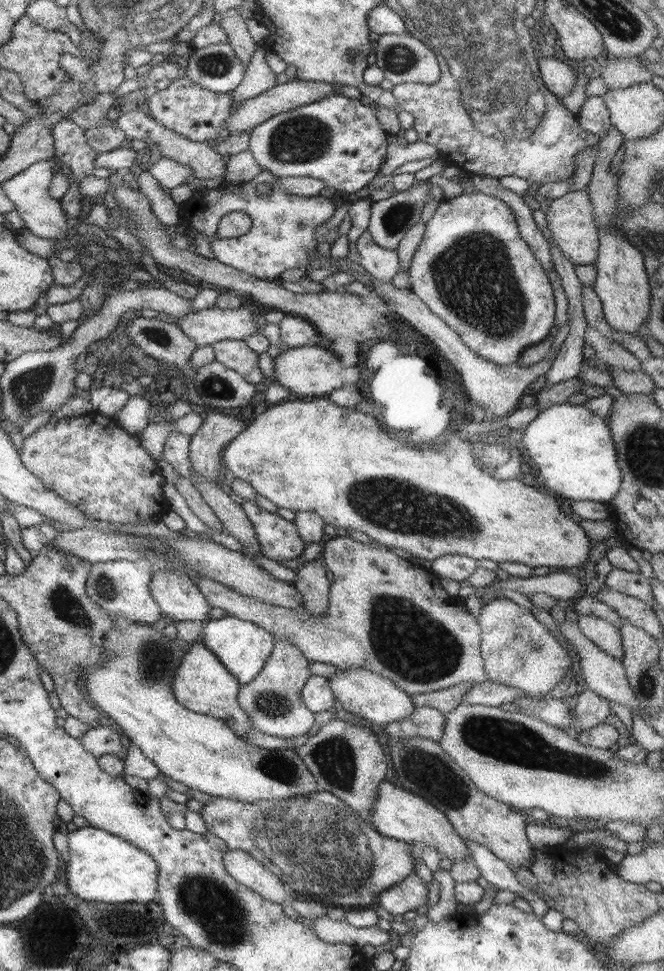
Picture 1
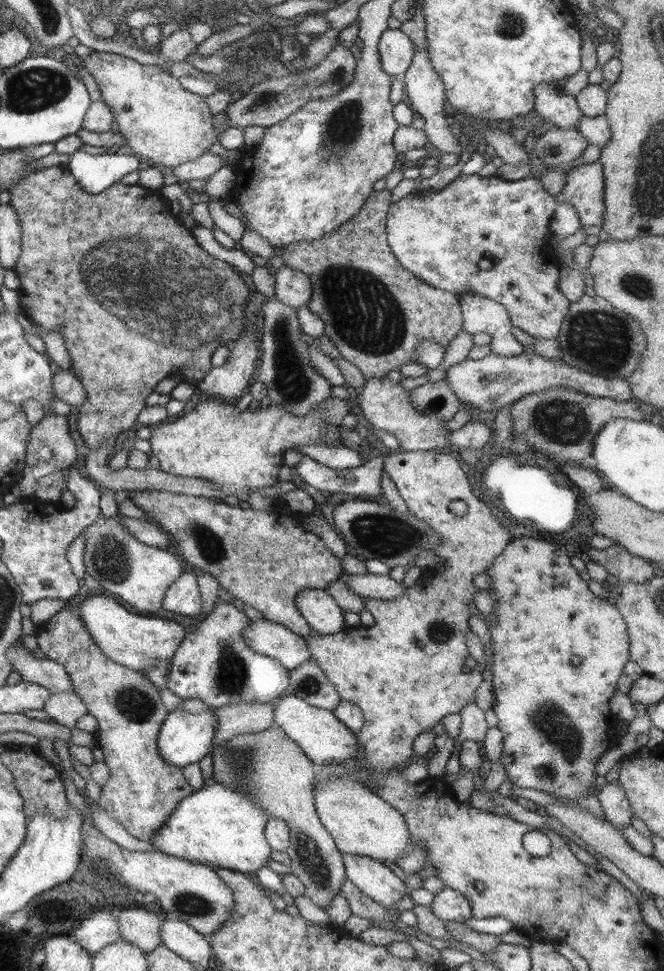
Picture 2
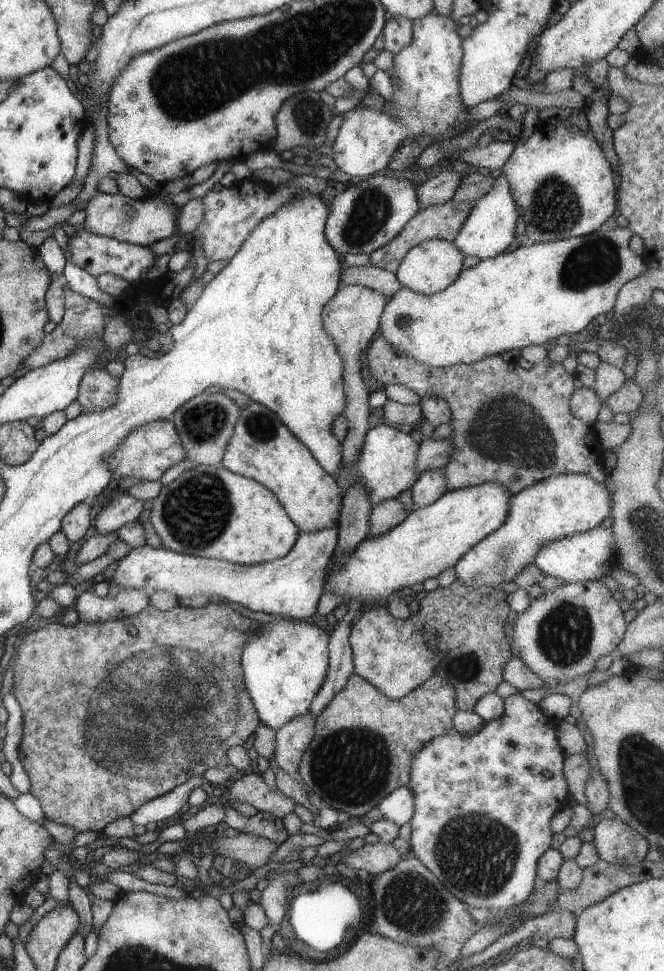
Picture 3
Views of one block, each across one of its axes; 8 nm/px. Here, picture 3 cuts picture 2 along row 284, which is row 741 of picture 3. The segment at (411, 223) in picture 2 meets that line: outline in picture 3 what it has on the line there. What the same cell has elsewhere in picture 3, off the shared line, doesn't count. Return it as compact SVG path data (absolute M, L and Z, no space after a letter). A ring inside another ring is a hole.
M520 692L509 696L505 700L504 714L497 719L489 720L480 729L480 732L472 736L461 735L456 729L446 732L442 737L435 737L425 744L412 757L411 779L408 786L413 790L415 800L415 811L411 818L412 832L409 840L412 855L418 857L420 862L438 877L438 880L463 903L473 908L488 908L488 910L507 911L516 907L533 893L538 882L537 866L540 857L552 844L554 832L551 829L551 818L556 811L570 804L569 786L563 771L566 754L560 746L557 737L558 721L549 717L534 702L527 700ZM544 770L548 770L552 776L546 778Z

